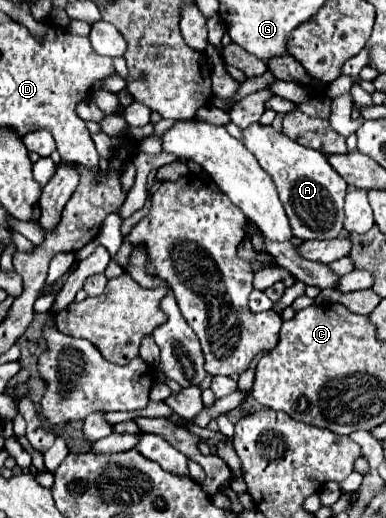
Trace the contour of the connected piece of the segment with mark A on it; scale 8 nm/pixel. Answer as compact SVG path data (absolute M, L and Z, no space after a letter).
M260 121L250 123L242 129L242 143L258 159L264 171L276 183L280 201L290 219L290 227L300 239L334 239L342 233L344 221L344 197L348 183L334 171L328 157L322 151L302 147L290 137L276 131L272 125L262 125Z

